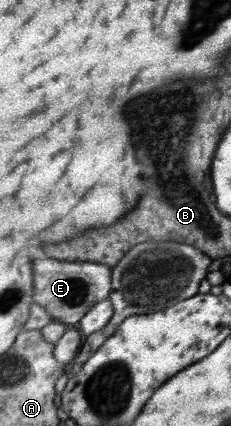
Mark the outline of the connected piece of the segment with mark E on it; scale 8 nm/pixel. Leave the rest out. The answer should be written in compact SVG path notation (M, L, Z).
M36 259L33 261L32 272L35 275L34 304L47 310L54 320L67 325L83 320L84 314L102 299L109 298L112 290L112 269L102 263Z

